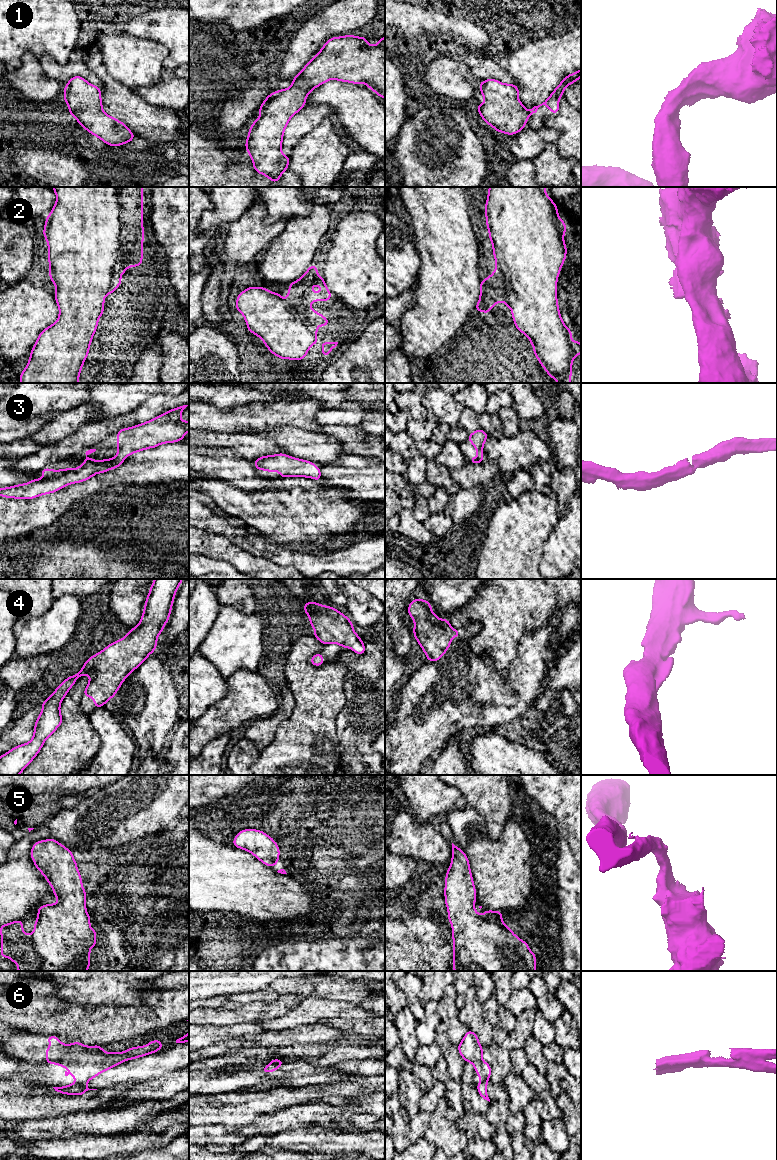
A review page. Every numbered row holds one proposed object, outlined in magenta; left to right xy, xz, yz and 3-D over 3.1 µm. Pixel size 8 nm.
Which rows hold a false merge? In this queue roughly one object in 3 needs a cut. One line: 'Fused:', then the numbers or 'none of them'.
Fused: 6

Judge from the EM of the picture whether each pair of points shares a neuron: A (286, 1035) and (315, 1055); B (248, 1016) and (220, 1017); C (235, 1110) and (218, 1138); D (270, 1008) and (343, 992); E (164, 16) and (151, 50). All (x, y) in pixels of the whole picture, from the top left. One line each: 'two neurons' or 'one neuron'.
A: two neurons
B: one neuron
C: two neurons
D: two neurons
E: two neurons

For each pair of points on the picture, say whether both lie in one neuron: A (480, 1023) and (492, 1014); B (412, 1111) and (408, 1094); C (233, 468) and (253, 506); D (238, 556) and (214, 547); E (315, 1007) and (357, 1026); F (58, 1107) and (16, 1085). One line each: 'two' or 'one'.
A: two
B: one
C: two
D: one
E: two
F: one

